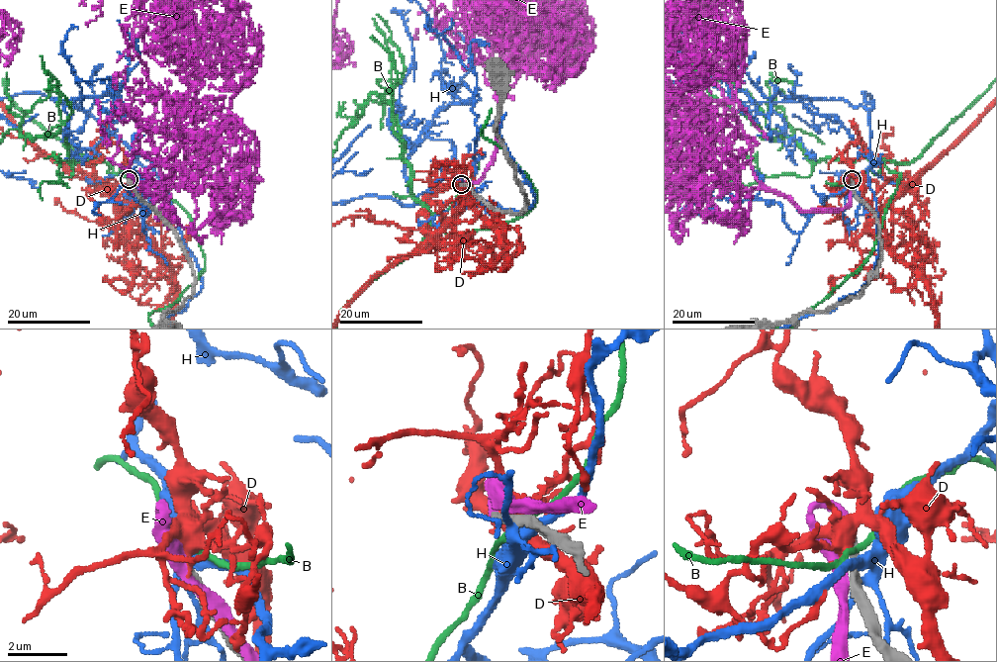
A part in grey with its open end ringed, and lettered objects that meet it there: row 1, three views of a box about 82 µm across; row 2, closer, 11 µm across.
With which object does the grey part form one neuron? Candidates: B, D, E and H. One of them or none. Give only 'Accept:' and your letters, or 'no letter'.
Accept: E

